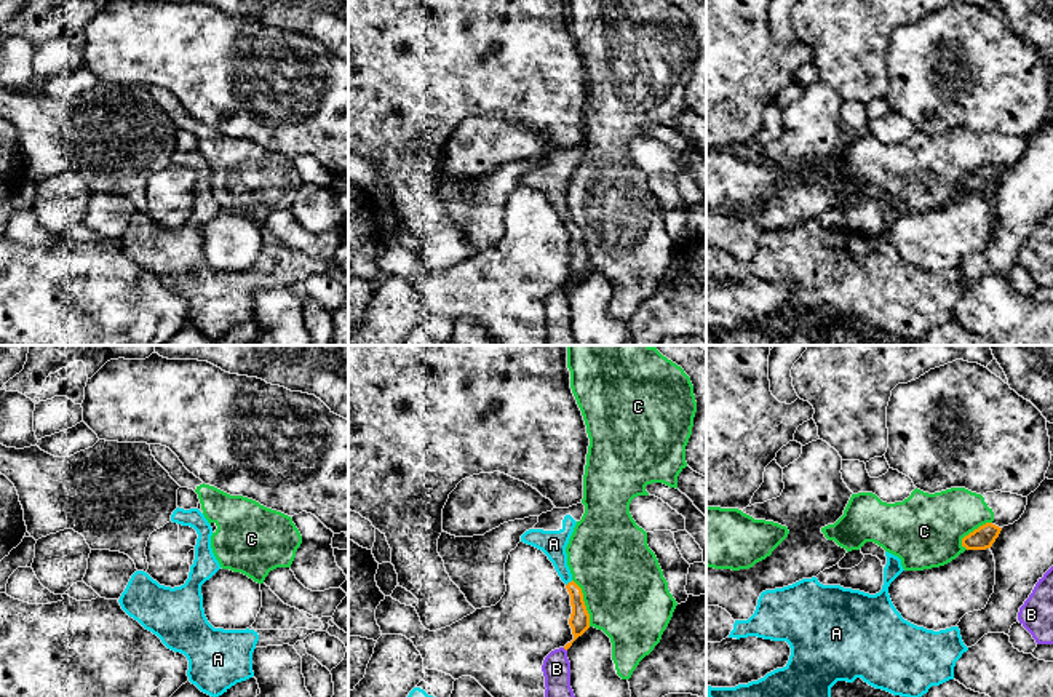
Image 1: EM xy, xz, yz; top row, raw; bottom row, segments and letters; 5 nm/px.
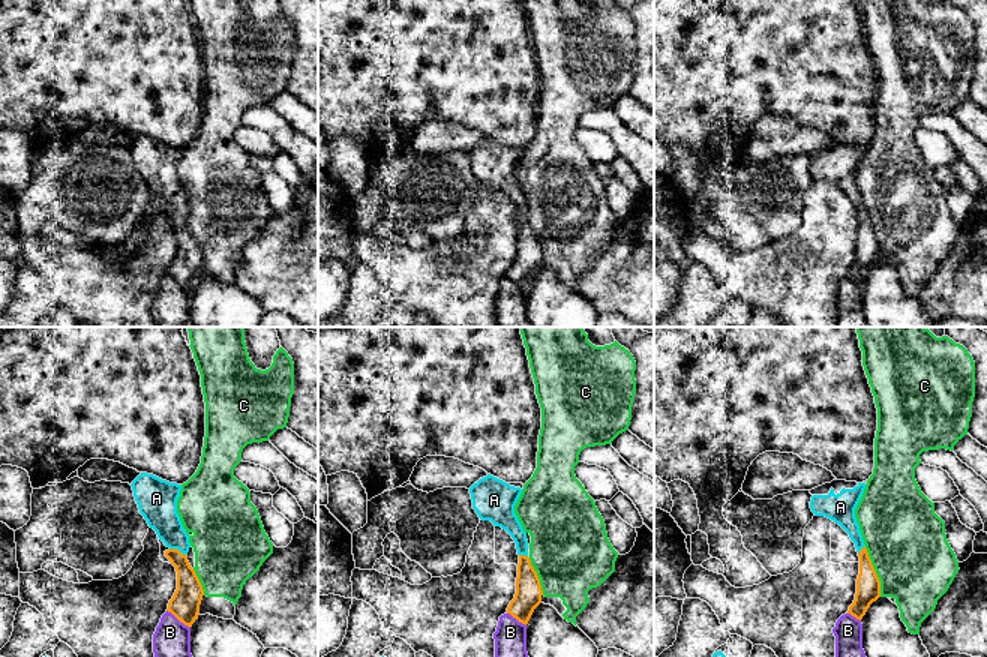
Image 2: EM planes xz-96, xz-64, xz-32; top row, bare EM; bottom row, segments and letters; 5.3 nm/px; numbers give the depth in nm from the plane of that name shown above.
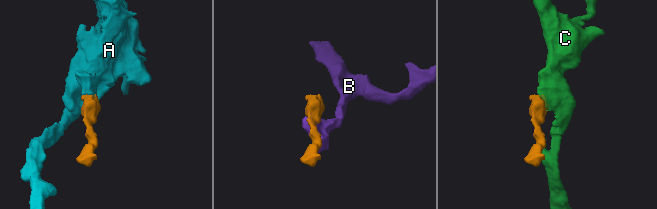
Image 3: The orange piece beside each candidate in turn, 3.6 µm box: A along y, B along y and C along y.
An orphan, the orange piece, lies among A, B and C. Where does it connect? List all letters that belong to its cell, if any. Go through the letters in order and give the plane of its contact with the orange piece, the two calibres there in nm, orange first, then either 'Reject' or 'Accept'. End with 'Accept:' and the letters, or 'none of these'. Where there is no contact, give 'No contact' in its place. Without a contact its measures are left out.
A: Touches orange in xz. Thickness 100 nm (orange) against 130 nm. Accept
B: No contact. Reject
C: Touches orange in xz. Thickness 100 nm (orange) against 420 nm. Reject
Accept: A

